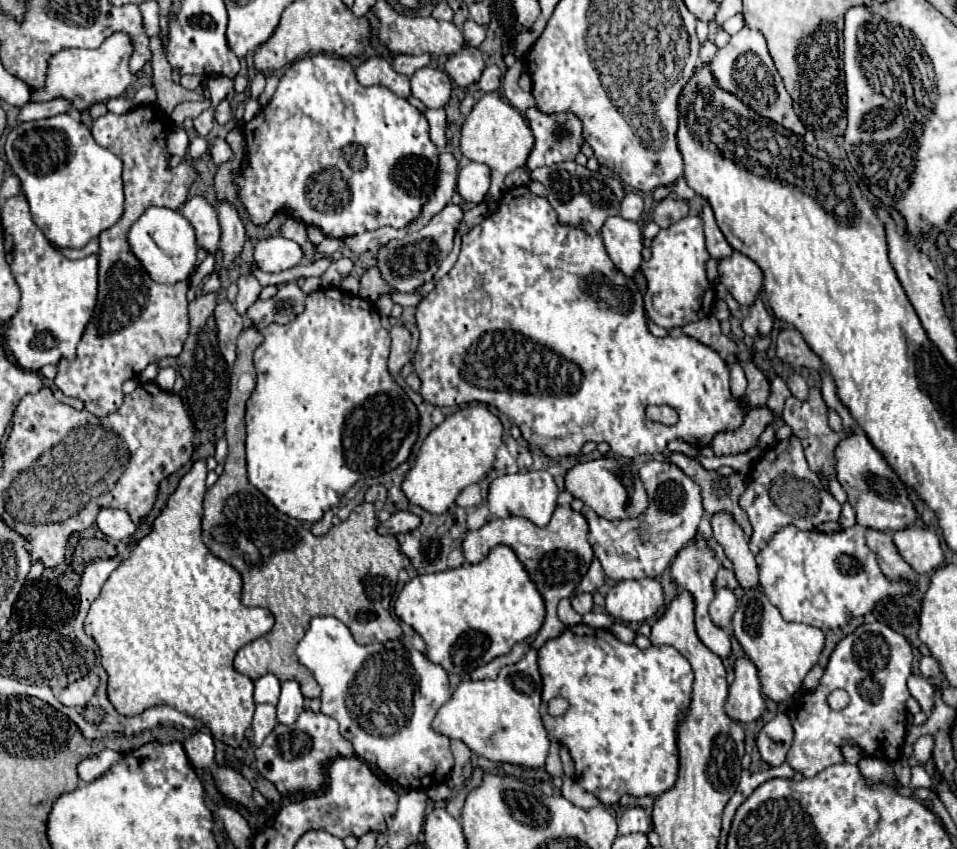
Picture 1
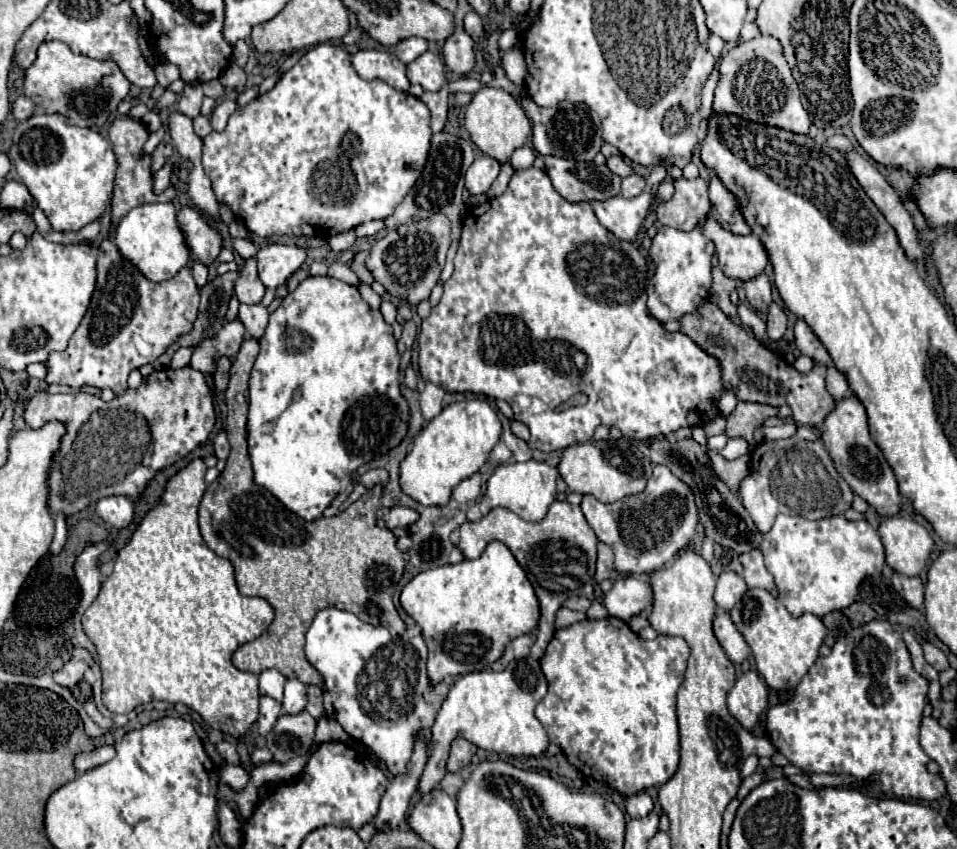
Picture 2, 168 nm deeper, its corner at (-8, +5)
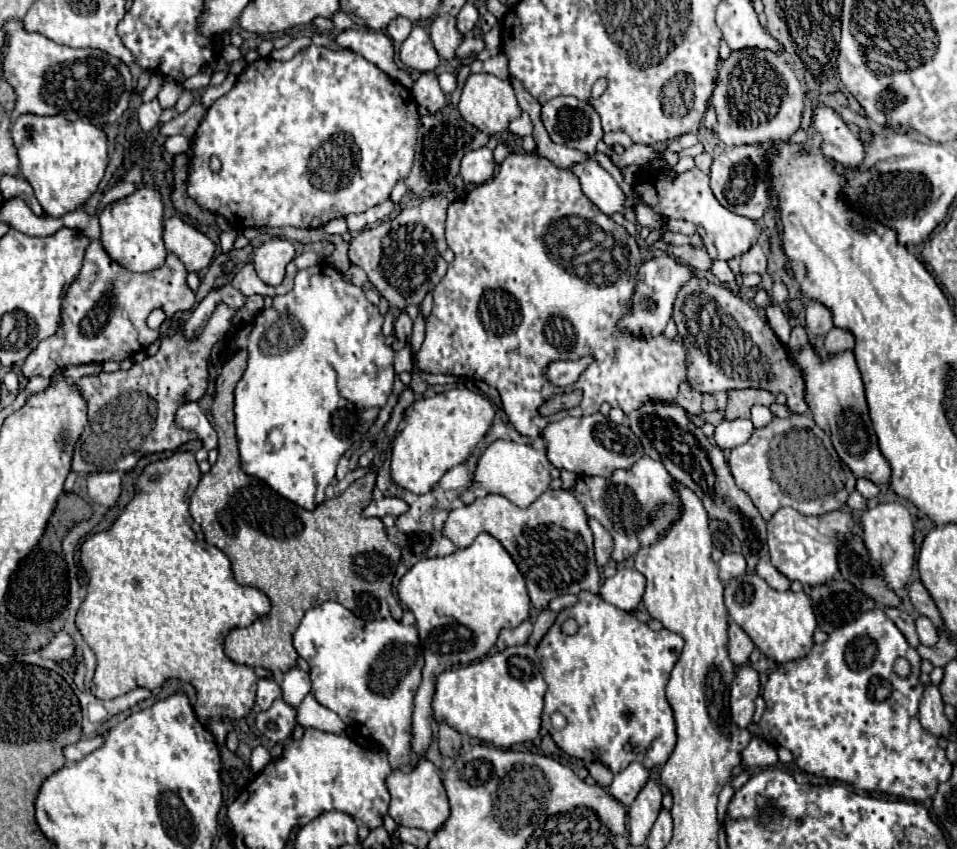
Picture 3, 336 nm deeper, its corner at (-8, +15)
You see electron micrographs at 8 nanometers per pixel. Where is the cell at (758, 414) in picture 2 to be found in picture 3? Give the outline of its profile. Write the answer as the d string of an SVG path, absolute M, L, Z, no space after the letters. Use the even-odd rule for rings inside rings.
M748 388L748 390L728 390L728 406L726 406L726 420L736 420L736 418L748 418L750 408L754 404L770 406L776 396L768 390L760 388Z

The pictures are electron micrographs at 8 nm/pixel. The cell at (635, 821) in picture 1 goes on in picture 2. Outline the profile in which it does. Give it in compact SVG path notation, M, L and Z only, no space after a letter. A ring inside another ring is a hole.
M646 792L626 796L626 812L630 814L630 818L644 818L652 812L652 808L654 808L652 798Z

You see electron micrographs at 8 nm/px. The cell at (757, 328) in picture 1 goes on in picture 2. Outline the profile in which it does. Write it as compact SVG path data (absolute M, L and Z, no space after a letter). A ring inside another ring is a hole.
M760 274L760 276L744 282L742 286L746 290L746 298L748 298L750 306L756 312L766 314L768 308L770 308L770 304L772 304L772 288L770 288L770 282L768 282L766 274Z

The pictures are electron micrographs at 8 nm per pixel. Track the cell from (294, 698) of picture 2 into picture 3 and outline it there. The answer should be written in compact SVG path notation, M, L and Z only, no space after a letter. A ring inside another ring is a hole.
M290 668L284 674L284 682L282 682L284 702L288 706L292 706L292 708L298 708L308 692L310 692L310 676L308 676L308 672L304 672L300 668Z

